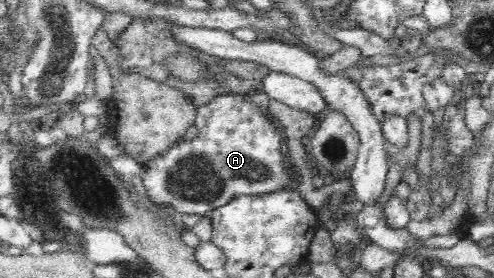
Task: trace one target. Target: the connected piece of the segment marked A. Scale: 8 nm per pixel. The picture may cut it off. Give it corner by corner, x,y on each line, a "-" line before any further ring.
229,90
227,94
217,95
211,102
198,108
195,125
198,134
193,139
179,141
165,154
154,157
145,164
147,175
143,177
143,181
148,189
148,196
155,203
173,205
179,214
203,216
203,213
225,205
237,195
261,195
282,188
293,189
296,179
293,170
283,165
279,128
273,124
269,113
262,112
259,105
248,101
244,94

